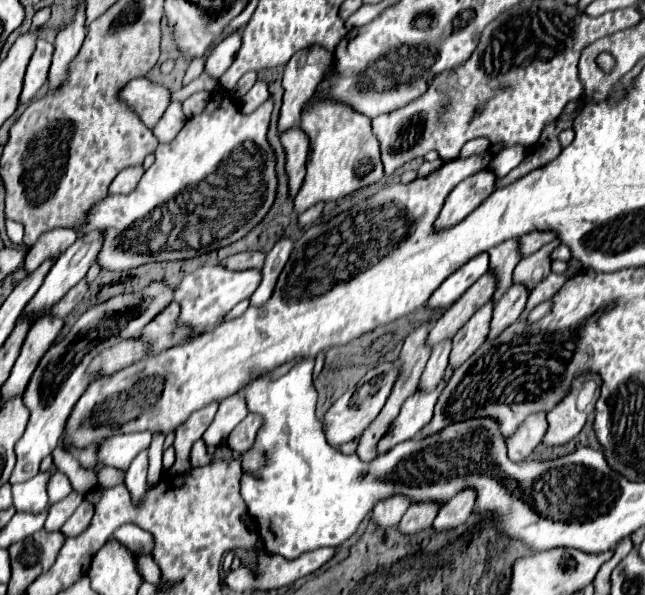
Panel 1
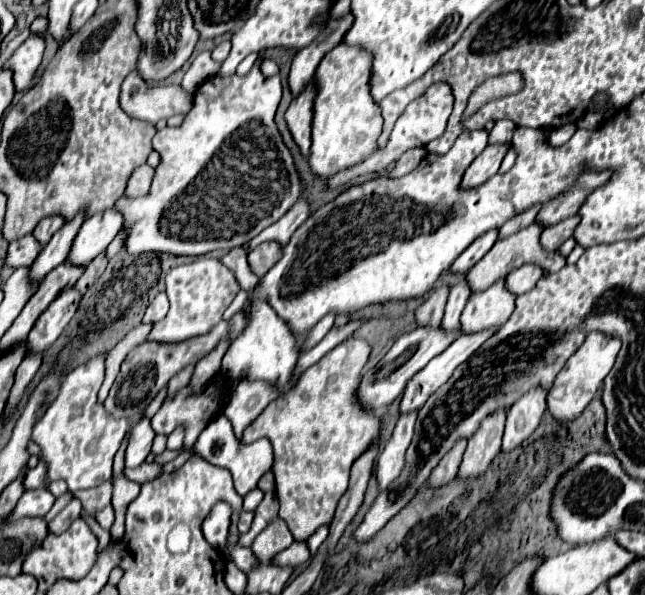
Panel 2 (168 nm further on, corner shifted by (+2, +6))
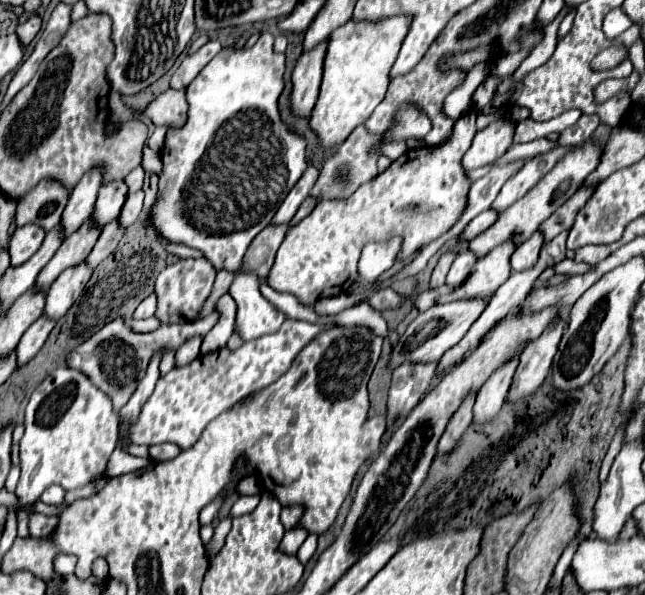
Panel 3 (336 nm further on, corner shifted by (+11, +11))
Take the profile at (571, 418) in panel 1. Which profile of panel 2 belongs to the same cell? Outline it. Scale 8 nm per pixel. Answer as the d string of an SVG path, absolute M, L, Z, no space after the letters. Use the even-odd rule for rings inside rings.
M590 332L586 336L584 344L568 358L564 368L558 372L552 388L548 390L548 410L554 414L554 418L558 418L558 420L578 418L578 414L594 398L602 380L612 370L620 346L622 346L622 342L618 342L618 338L614 338L610 334L604 334L604 332Z

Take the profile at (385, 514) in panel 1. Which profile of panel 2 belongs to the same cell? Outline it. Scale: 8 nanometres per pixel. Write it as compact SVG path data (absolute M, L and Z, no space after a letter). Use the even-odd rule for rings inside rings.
M418 412L400 414L396 428L392 432L390 442L384 446L384 450L376 458L376 470L378 470L378 484L380 490L386 490L386 486L392 482L392 478L398 478L404 462L404 454L410 446L412 434L414 434L414 422Z

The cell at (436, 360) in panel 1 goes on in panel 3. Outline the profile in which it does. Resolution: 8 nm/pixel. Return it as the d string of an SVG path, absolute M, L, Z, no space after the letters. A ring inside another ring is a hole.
M471 251L459 253L459 255L455 257L449 273L447 273L447 285L449 285L449 287L459 287L459 285L465 281L465 277L469 277L471 267L475 265L475 261L477 261L477 259L475 259L475 255L473 255Z

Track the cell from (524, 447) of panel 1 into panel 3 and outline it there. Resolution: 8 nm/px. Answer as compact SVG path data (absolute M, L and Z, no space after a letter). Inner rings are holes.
M555 319L539 339L529 343L519 359L519 367L513 377L513 385L509 389L507 401L521 401L533 395L545 381L551 371L553 355L557 353L559 339L563 335L563 319Z

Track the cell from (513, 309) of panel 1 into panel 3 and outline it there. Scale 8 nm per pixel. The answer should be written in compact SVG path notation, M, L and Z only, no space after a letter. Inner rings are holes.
M535 231L533 237L529 241L525 241L521 247L517 247L515 253L511 255L511 269L513 271L531 269L537 263L541 247L543 247L543 235L539 231Z

